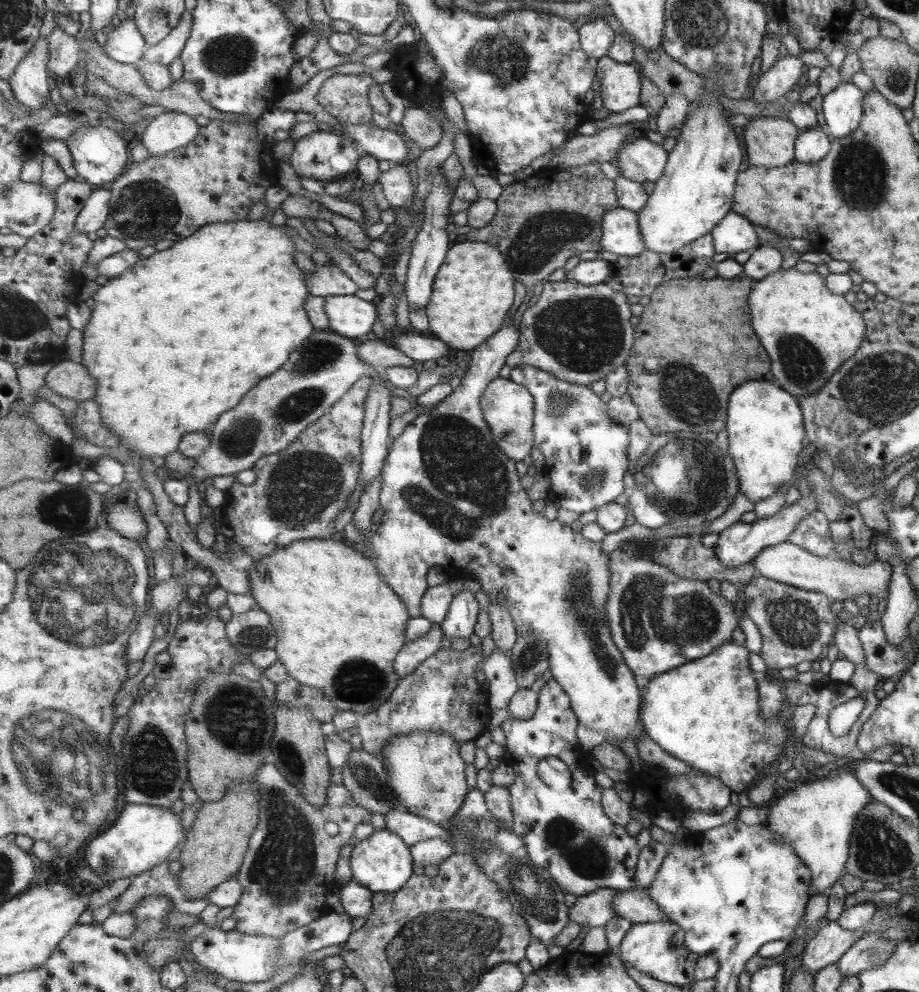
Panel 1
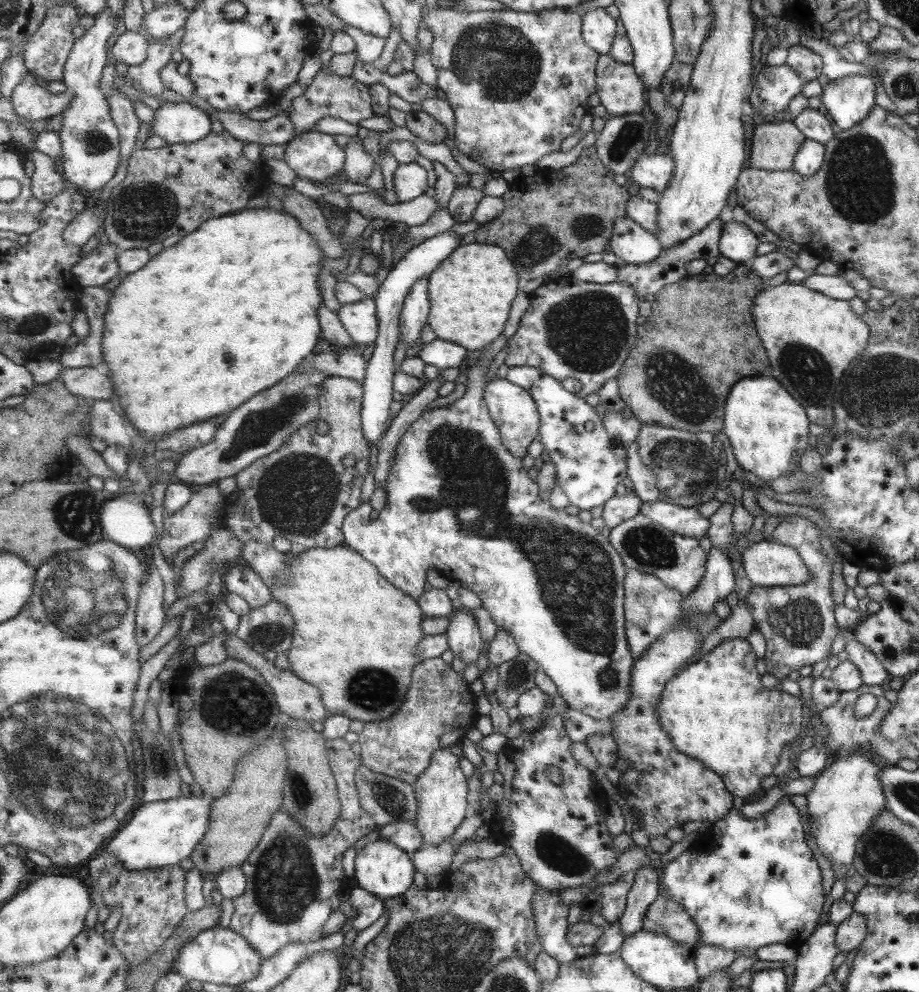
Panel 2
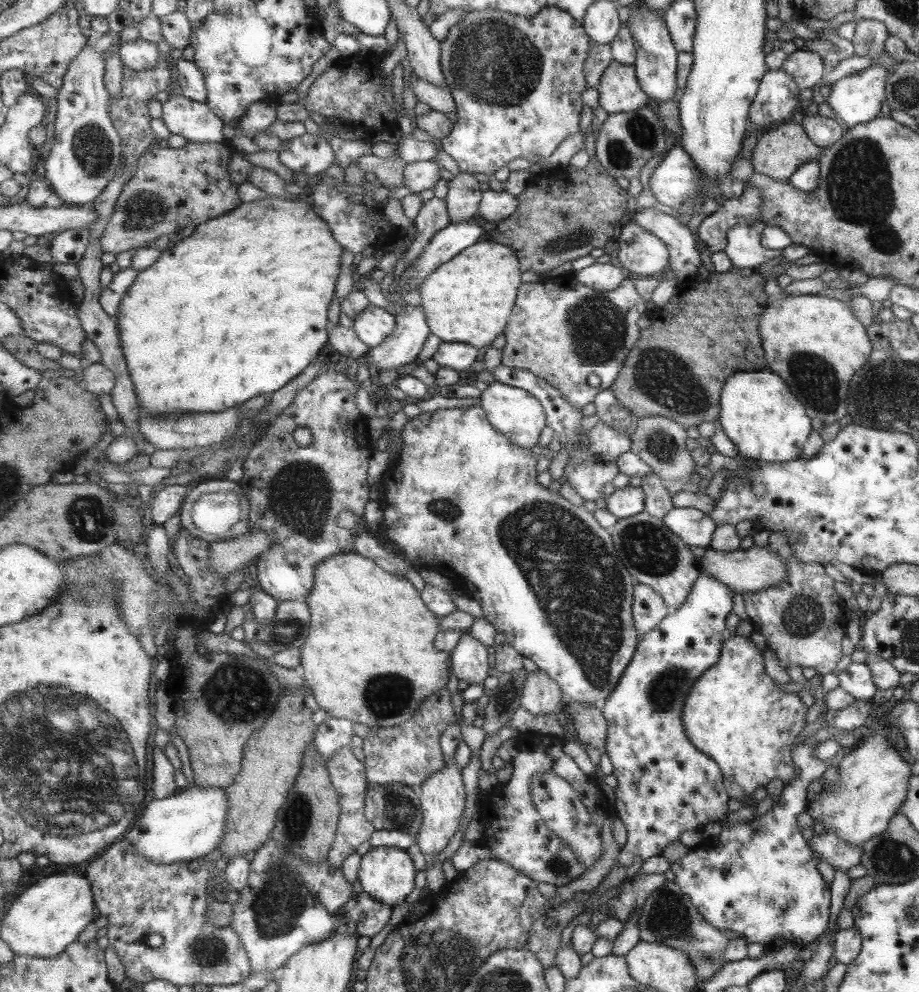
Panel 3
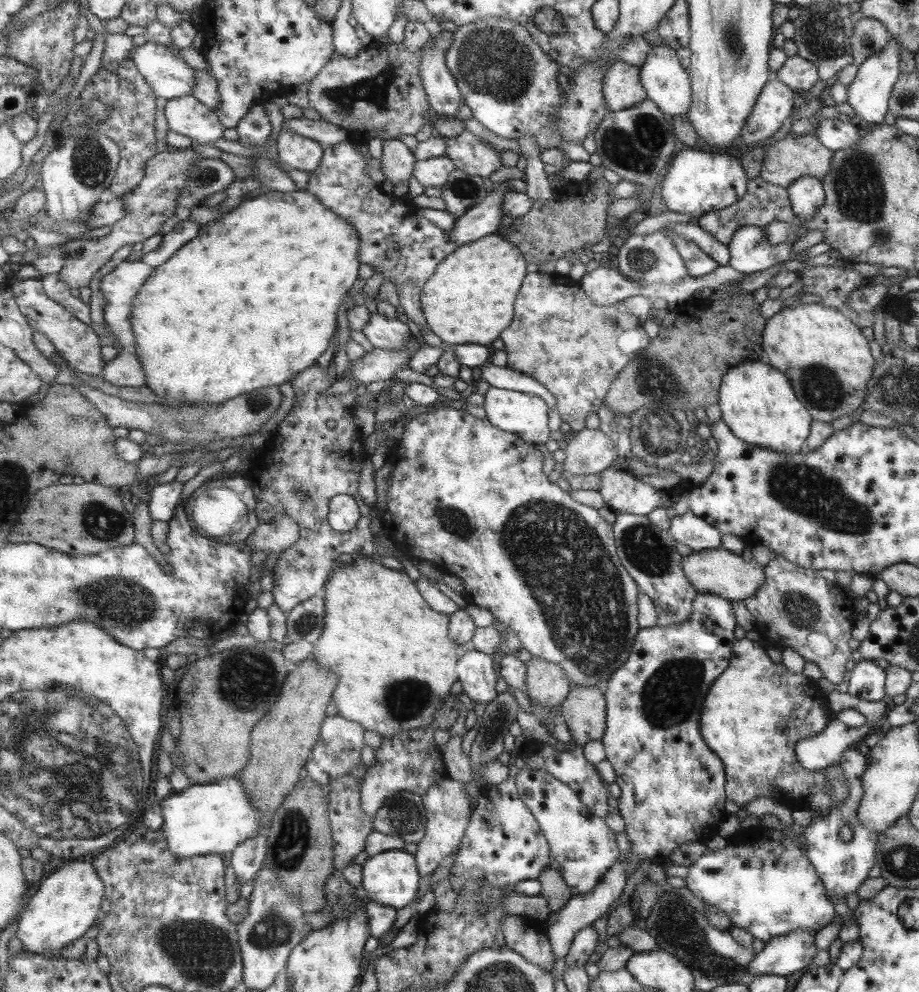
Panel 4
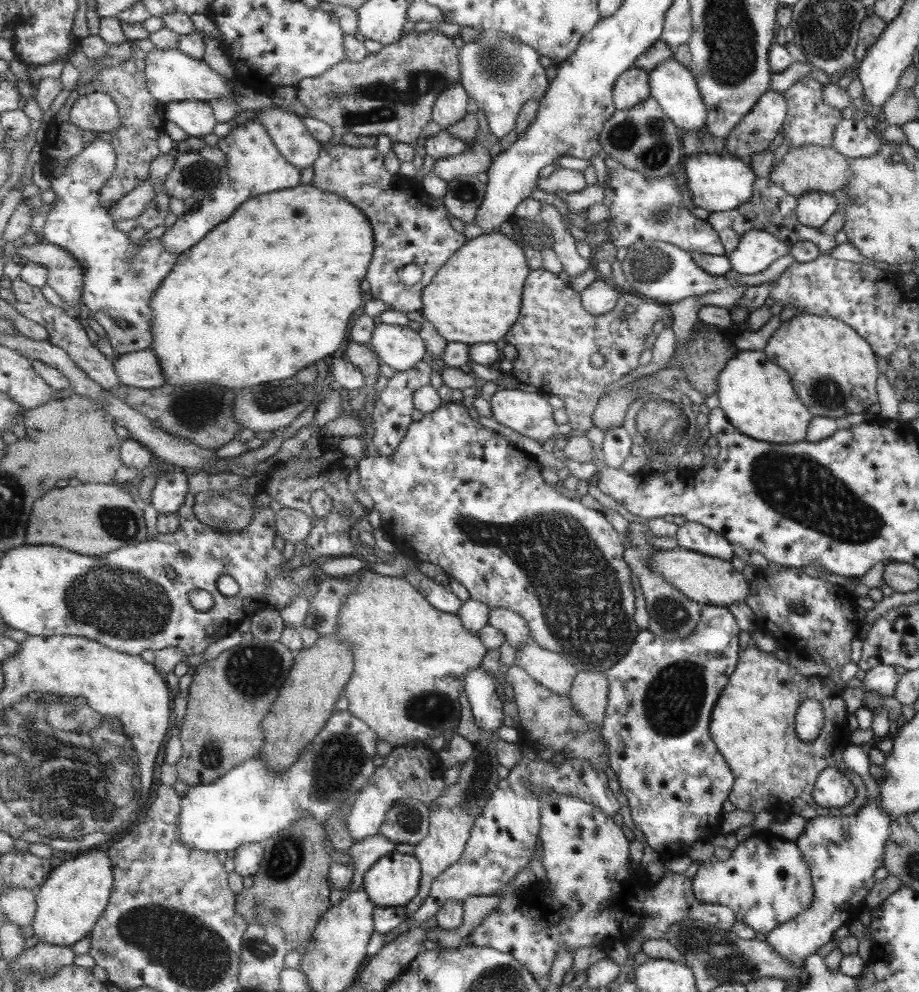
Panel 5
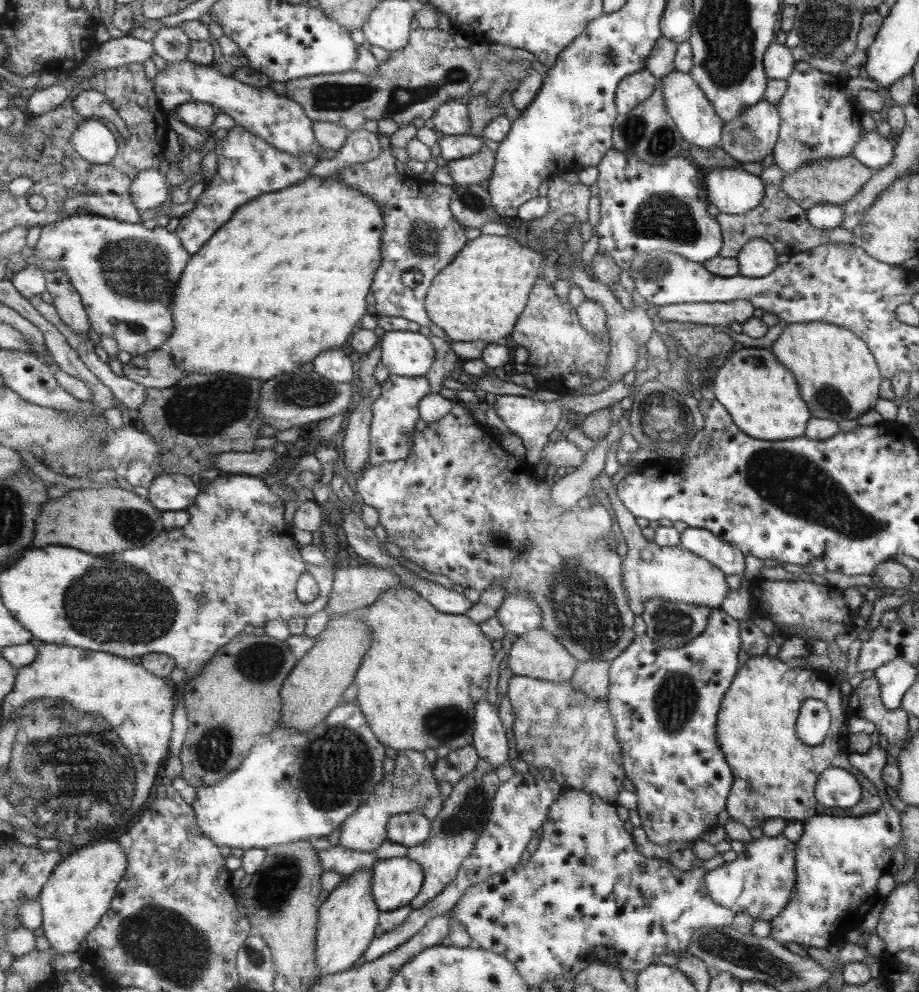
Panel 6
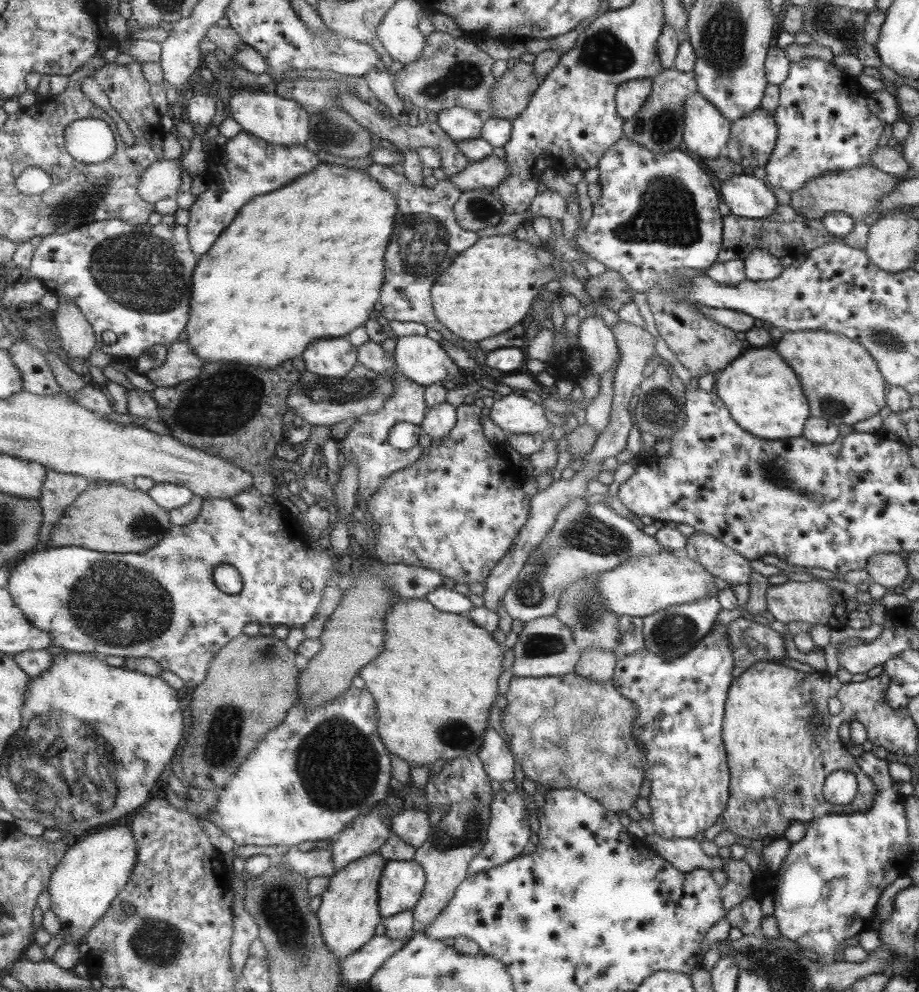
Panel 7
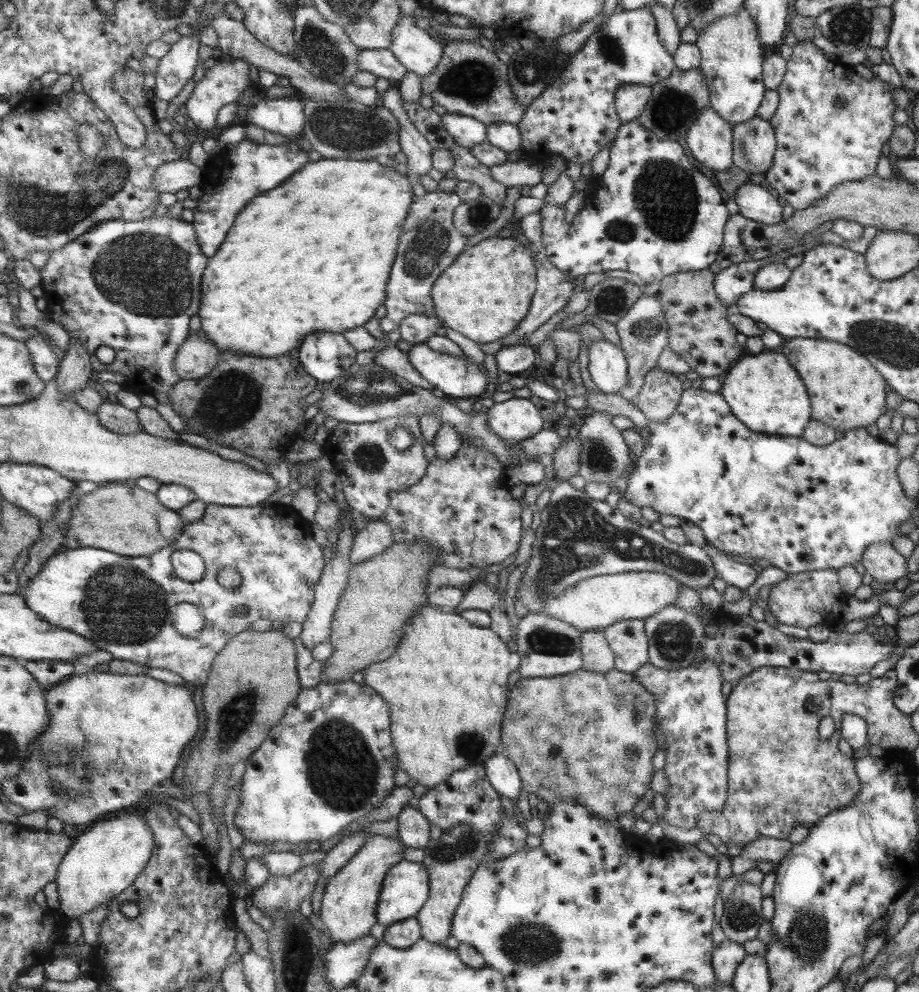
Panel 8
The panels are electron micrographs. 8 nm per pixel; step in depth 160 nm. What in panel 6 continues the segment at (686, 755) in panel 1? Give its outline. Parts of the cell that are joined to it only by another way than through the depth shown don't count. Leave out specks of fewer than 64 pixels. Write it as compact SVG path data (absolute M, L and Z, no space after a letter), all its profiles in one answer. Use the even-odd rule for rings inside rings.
M767 654L748 657L743 668L739 668L738 675L731 683L731 692L723 696L723 712L719 712L719 744L723 744L723 752L727 752L727 764L731 764L733 774L731 796L726 796L726 811L729 818L749 828L761 827L769 818L783 818L788 821L804 821L817 815L858 817L869 815L881 806L881 798L871 781L863 776L856 768L847 762L847 714L841 708L841 694L839 694L839 679L821 670L799 670L798 667L789 668L783 661ZM807 698L820 700L826 704L830 712L830 725L825 738L817 746L801 744L795 738L793 724L801 703ZM824 768L842 768L852 774L860 784L860 799L849 810L833 810L821 806L814 797L814 786L818 774Z

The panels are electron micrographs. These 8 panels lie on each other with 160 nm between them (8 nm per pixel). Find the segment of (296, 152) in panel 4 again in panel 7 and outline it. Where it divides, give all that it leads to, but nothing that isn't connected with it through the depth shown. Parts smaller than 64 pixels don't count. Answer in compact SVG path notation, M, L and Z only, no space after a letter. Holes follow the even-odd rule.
M237 89L236 93L227 101L232 117L244 128L245 131L259 136L269 144L283 146L305 146L312 136L310 127L310 114L299 104L299 101L281 98L272 90L263 92L253 89Z

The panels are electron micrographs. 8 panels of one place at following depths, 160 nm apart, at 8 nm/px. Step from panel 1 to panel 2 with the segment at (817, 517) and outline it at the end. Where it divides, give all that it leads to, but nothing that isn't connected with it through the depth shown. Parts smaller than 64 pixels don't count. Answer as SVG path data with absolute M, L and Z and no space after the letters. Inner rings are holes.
M791 514L787 521L780 522L771 534L771 541L789 545L797 550L806 567L810 569L811 577L805 584L797 586L760 587L753 585L746 594L746 607L751 613L754 628L765 639L766 647L762 657L769 675L778 681L787 677L789 673L798 671L802 666L813 665L830 654L831 642L840 631L834 619L834 604L831 599L829 579L832 561L829 560L819 547L819 534L814 524L799 514Z

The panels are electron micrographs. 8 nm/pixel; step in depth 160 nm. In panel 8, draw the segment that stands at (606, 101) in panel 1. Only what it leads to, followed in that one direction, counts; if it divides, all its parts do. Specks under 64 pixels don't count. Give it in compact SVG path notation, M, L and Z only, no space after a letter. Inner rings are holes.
M625 84L616 92L616 107L624 123L633 122L642 114L650 99L650 86Z

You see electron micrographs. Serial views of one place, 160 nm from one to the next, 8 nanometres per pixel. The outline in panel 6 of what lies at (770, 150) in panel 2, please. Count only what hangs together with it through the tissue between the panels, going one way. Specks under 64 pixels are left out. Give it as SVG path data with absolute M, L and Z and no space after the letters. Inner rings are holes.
M851 155L838 159L815 159L814 162L795 168L792 173L784 174L779 188L804 211L813 207L814 204L842 206L862 190L863 184L866 184L871 175L873 170L867 168L861 161L855 160Z

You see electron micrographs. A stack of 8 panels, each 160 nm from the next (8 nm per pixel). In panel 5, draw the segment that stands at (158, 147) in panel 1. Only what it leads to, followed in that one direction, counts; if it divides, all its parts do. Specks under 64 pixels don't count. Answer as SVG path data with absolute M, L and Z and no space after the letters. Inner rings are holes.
M186 100L165 106L167 121L178 125L187 136L204 137L213 134L219 124L210 103L202 100Z

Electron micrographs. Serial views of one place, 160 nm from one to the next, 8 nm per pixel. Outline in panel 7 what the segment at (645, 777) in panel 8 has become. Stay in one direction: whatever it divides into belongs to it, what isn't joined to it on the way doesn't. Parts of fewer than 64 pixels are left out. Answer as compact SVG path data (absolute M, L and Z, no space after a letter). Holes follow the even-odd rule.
M575 673L543 678L514 676L507 691L501 724L510 736L510 749L516 762L533 782L542 784L547 790L583 791L623 815L635 804L646 760L645 748L634 737L635 711L635 703L623 696L612 680L598 682Z

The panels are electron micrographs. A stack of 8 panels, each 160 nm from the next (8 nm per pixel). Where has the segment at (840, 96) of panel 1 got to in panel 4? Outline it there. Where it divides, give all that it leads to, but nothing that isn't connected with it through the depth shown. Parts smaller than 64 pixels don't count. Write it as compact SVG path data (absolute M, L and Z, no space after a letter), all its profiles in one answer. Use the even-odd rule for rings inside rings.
M888 38L887 45L877 55L867 58L858 66L856 75L847 85L846 100L853 109L855 122L857 119L863 122L881 123L883 116L889 111L890 92L894 86L895 79L901 72L899 64L902 62L902 48L896 41Z

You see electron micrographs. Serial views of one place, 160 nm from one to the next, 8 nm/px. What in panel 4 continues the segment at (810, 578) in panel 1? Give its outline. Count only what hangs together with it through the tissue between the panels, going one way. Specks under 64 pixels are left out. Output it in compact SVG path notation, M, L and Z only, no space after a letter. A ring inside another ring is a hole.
M720 546L709 550L692 551L689 555L682 556L680 567L697 593L708 592L726 597L730 601L749 599L766 580L764 566L753 558L743 560L740 555L733 554Z

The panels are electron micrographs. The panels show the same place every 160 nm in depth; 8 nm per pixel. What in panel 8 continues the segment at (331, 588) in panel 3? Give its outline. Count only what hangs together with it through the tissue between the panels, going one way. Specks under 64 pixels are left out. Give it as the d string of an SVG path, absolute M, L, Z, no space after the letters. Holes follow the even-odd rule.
M427 604L423 605L419 613L413 615L408 620L403 638L398 644L398 651L390 659L366 667L362 671L365 684L374 688L390 705L391 732L393 732L394 747L397 748L401 768L404 768L407 774L410 774L417 783L428 788L433 787L446 781L453 772L469 768L473 765L485 764L486 760L497 752L495 750L499 746L499 738L500 740L502 738L501 720L503 720L507 704L509 704L509 700L507 700L507 682L509 682L509 674L511 674L509 660L511 660L511 650L507 648L506 641L493 628L481 628L459 613L456 614L451 610L442 610L434 605Z

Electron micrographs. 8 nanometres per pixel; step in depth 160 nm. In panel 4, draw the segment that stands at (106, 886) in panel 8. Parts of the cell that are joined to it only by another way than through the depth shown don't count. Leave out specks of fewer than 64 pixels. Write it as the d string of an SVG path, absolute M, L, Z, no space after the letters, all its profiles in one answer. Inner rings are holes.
M85 861L64 864L41 882L29 906L17 920L16 938L21 941L23 950L29 953L63 953L67 946L97 925L106 894L106 885L95 865Z

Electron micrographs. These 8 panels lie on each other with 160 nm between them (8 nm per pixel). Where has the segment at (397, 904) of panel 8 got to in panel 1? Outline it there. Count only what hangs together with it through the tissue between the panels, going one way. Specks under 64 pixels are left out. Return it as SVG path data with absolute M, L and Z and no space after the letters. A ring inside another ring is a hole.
M387 828L376 830L371 836L356 842L352 852L351 867L355 881L375 894L377 892L399 892L411 880L415 868L414 856L410 845L399 833Z

